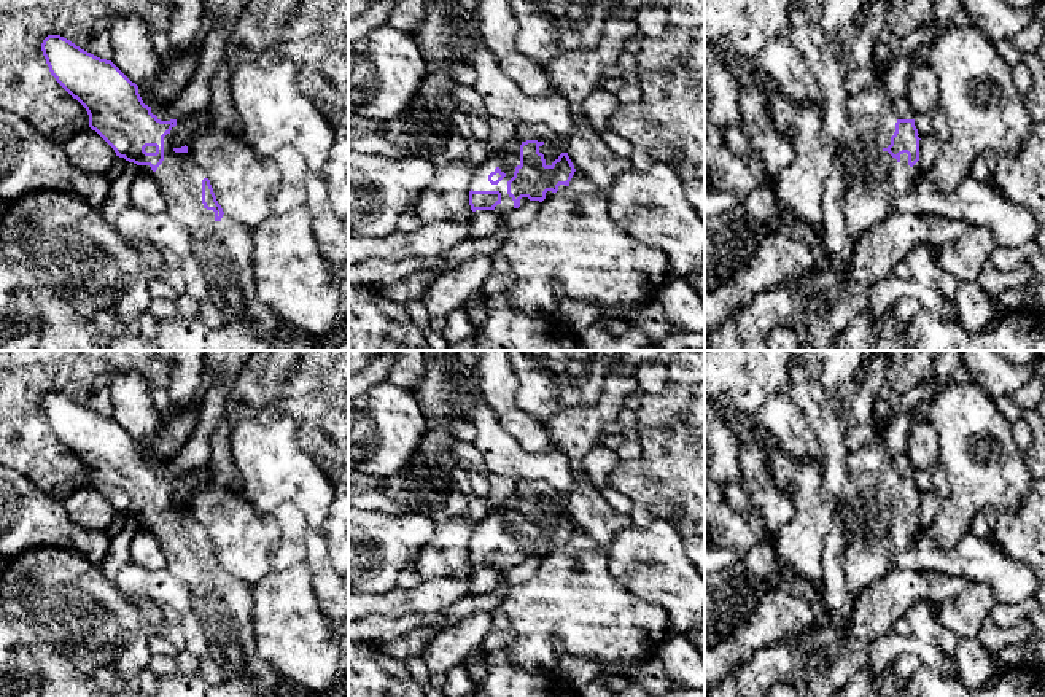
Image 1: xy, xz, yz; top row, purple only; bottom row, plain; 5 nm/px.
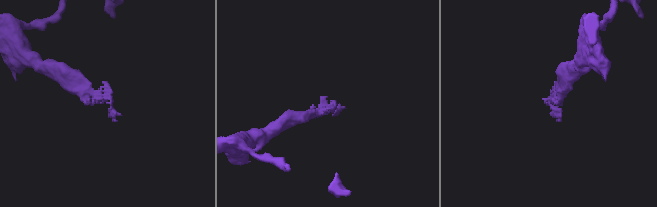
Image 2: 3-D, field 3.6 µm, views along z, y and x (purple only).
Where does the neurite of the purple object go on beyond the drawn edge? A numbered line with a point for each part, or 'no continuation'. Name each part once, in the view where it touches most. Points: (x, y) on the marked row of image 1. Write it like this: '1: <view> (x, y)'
1: xz (554, 145)

